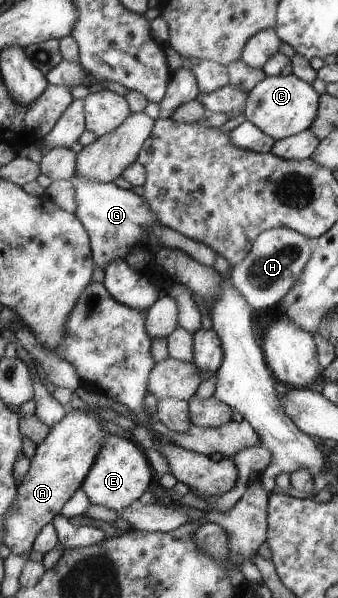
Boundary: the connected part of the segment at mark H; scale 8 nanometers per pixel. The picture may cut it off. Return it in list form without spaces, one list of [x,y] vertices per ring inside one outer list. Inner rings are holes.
[[[276,227],[260,233],[247,258],[232,268],[230,280],[244,294],[254,310],[268,310],[290,292],[312,256],[315,240],[286,227]]]

